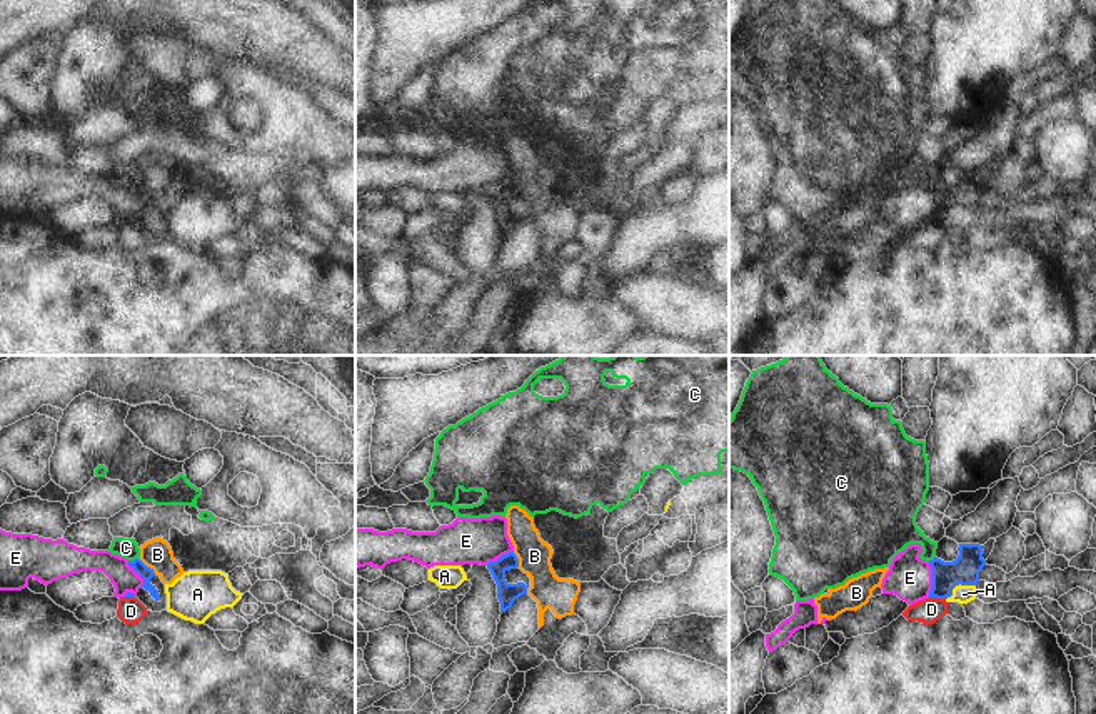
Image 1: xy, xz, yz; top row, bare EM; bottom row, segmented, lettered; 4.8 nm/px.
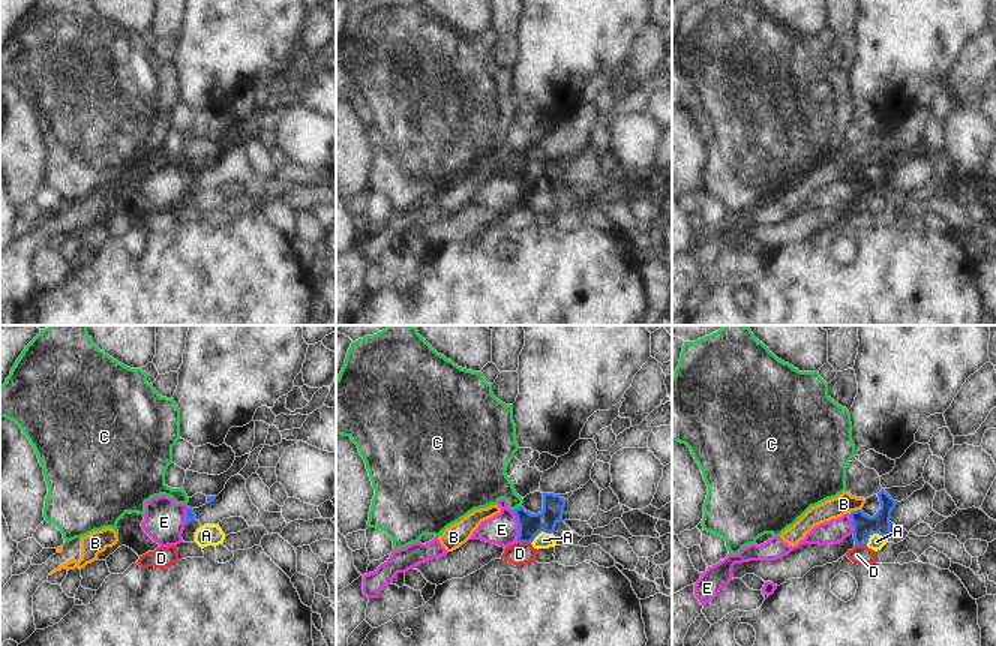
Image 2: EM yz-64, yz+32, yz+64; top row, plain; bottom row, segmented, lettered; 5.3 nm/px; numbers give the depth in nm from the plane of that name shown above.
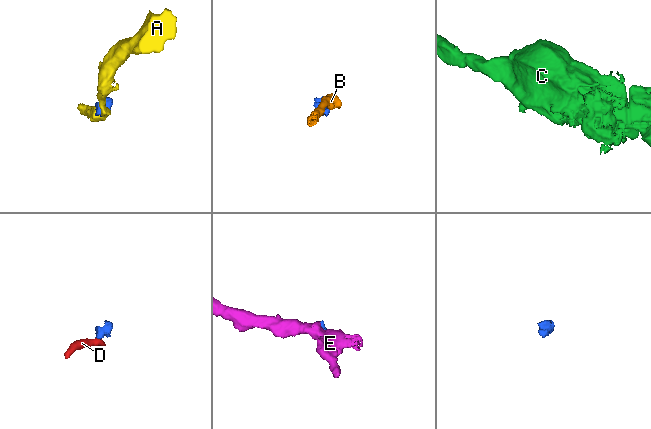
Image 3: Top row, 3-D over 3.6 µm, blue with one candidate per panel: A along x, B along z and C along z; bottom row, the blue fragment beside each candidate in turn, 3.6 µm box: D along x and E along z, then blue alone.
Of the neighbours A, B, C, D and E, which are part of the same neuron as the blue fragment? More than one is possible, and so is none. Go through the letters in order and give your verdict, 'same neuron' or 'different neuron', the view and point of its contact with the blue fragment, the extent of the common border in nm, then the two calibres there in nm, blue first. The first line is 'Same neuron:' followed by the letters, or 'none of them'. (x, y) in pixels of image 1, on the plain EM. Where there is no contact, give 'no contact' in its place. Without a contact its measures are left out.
Same neuron: A
A: same neuron | yz (958, 211) | 160 nm | 140/90 nm
B: different neuron | xy (145, 192) | 120 nm | 70/150 nm
C: different neuron | xy (132, 187) | 50 nm | 70/100 nm
D: different neuron | yz (938, 224) | 80 nm | 140/120 nm
E: different neuron | yz (933, 206) | 180 nm | 140/220 nm

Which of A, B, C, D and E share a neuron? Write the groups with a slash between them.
A / B E / C / D

